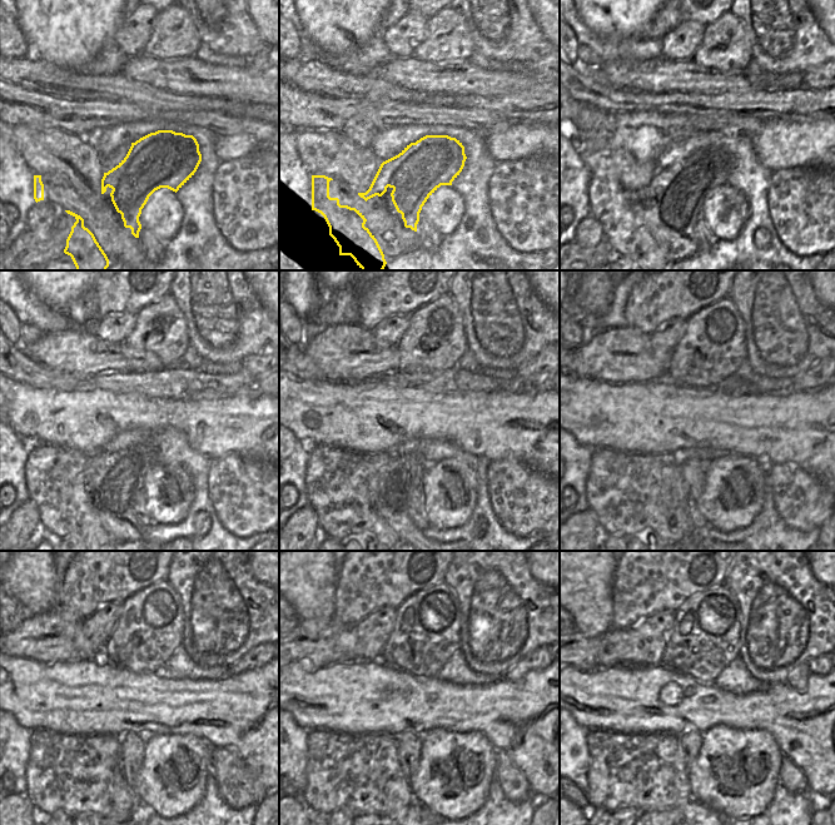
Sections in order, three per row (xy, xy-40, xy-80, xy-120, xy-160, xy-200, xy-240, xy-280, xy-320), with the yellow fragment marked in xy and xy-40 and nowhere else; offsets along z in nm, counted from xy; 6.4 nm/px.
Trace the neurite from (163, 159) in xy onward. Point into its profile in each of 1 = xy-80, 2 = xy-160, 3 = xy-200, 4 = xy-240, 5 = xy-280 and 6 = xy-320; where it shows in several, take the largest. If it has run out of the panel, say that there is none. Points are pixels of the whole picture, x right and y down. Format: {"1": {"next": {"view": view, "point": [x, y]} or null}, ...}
{"1": {"next": {"view": "xy-80", "point": [621, 213]}}, "2": {"next": {"view": "xy-160", "point": [341, 485]}}, "3": {"next": {"view": "xy-200", "point": [629, 492]}}, "4": {"next": {"view": "xy-240", "point": [71, 774]}}, "5": {"next": {"view": "xy-280", "point": [359, 774]}}, "6": {"next": {"view": "xy-320", "point": [645, 771]}}}

